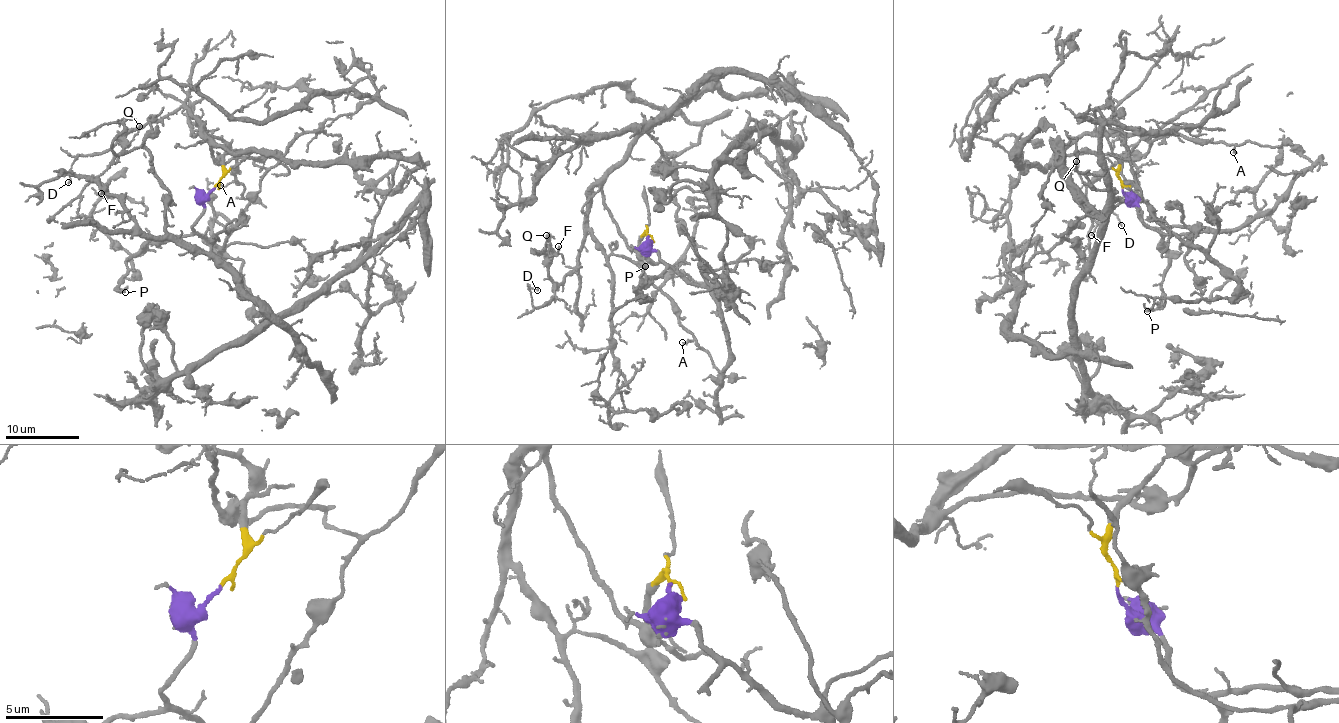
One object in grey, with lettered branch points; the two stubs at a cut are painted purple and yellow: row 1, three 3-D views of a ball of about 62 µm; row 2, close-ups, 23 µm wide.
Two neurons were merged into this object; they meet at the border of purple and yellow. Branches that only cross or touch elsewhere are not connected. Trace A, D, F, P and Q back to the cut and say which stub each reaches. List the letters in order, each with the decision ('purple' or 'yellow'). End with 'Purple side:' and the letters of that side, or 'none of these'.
A: yellow
D: yellow
F: yellow
P: purple
Q: yellow
Purple side: P

